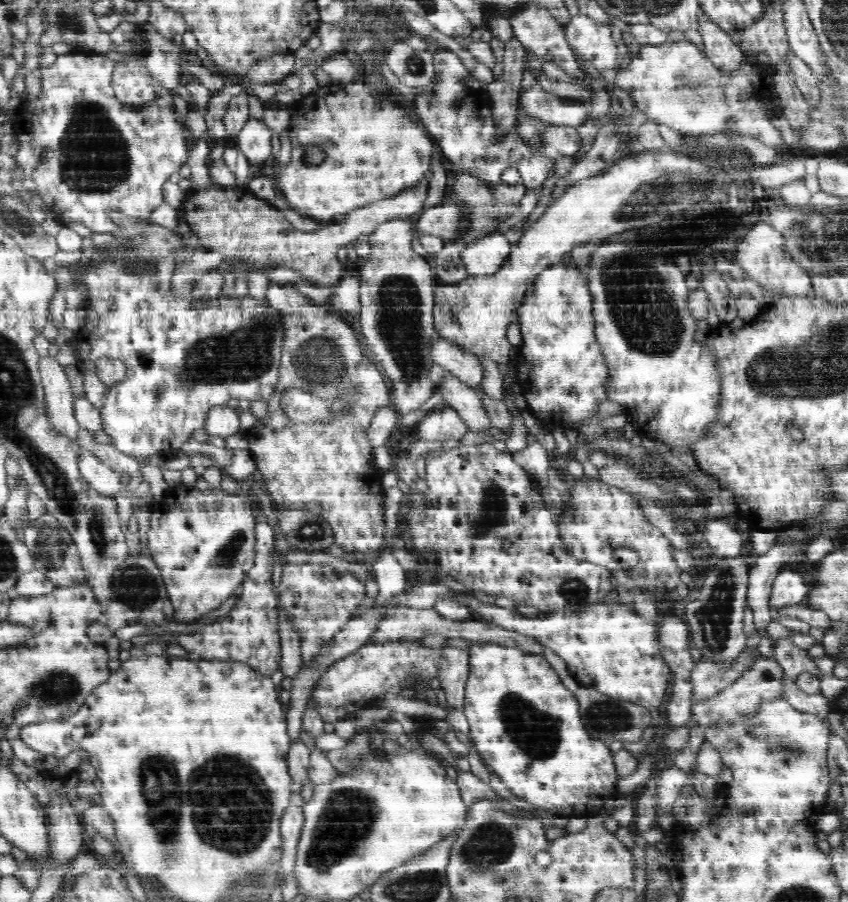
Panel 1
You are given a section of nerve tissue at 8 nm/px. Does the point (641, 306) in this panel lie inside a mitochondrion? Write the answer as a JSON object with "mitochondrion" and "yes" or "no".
{"mitochondrion":"yes"}

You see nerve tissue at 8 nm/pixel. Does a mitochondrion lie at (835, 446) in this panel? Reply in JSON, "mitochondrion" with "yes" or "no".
{"mitochondrion":"no"}

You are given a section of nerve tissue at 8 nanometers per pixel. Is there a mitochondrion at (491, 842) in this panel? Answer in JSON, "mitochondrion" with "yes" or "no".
{"mitochondrion":"yes"}

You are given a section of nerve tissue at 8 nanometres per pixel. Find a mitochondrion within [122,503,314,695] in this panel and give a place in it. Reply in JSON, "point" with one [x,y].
{"point":[226,557]}

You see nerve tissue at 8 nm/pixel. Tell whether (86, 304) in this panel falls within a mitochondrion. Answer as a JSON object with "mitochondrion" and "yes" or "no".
{"mitochondrion":"no"}

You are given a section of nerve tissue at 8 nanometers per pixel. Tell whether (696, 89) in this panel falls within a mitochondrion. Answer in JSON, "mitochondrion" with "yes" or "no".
{"mitochondrion":"yes"}

